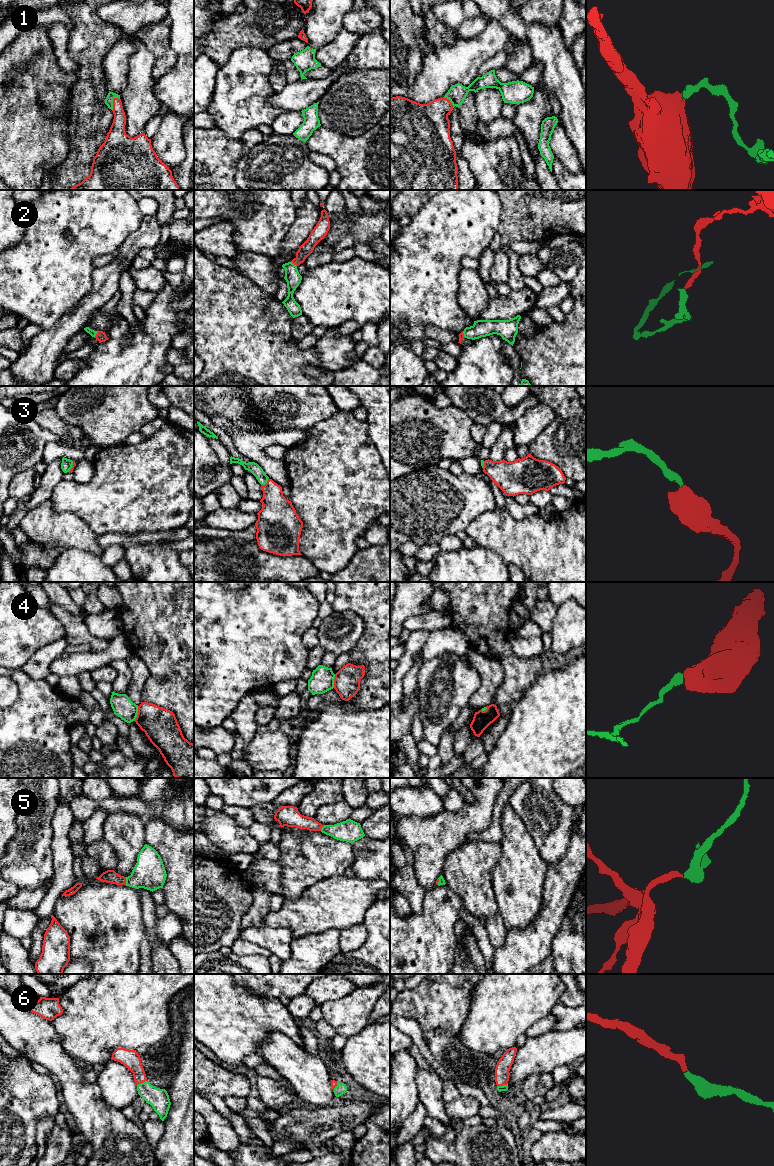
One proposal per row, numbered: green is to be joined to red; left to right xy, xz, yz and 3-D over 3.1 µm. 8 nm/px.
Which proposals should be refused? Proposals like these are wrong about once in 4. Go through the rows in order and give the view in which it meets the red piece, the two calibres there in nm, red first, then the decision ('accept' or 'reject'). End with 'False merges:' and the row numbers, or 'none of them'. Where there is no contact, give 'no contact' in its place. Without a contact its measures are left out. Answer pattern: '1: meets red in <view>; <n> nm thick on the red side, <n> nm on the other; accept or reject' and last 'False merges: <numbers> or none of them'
1: meets red in xy; 140 nm thick on the red side, 60 nm on the other; accept
2: meets red in xy; 80 nm thick on the red side, 50 nm on the other; accept
3: meets red in xz; 240 nm thick on the red side, 90 nm on the other; accept
4: meets red in xy; 280 nm thick on the red side, 170 nm on the other; reject
5: meets red in xy; 110 nm thick on the red side, 260 nm on the other; accept
6: meets red in xy; 150 nm thick on the red side, 160 nm on the other; accept
False merges: 4

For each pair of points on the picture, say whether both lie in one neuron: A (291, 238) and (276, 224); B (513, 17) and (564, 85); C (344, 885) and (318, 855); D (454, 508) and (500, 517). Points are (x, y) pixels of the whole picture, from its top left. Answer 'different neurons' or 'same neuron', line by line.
A: different neurons
B: same neuron
C: different neurons
D: different neurons

